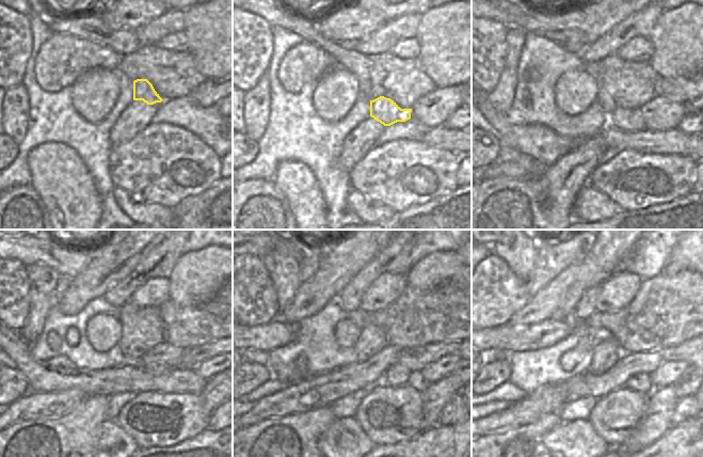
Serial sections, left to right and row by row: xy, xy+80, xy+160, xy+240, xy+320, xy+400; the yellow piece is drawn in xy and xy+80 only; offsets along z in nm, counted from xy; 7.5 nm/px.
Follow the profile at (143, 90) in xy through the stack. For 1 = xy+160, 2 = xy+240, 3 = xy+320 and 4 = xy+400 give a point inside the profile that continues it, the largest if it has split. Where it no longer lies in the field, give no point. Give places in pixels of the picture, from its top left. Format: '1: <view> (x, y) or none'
1: xy+160 (623, 119)
2: xy+240 (154, 368)
3: xy+320 (397, 376)
4: xy+400 (640, 382)

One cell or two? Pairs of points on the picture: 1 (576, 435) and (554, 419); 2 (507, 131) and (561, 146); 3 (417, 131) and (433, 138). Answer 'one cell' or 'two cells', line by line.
1: two cells
2: one cell
3: two cells

